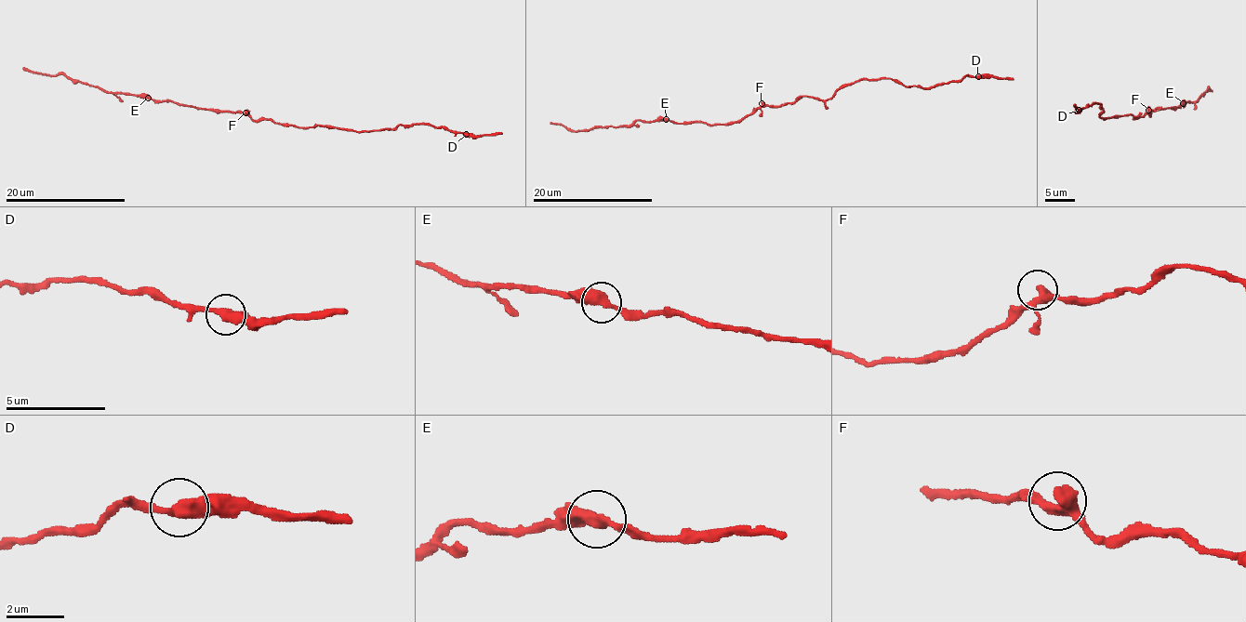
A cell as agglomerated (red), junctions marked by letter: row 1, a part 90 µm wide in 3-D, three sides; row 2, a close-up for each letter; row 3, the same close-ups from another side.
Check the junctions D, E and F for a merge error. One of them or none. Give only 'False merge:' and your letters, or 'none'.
False merge: none

